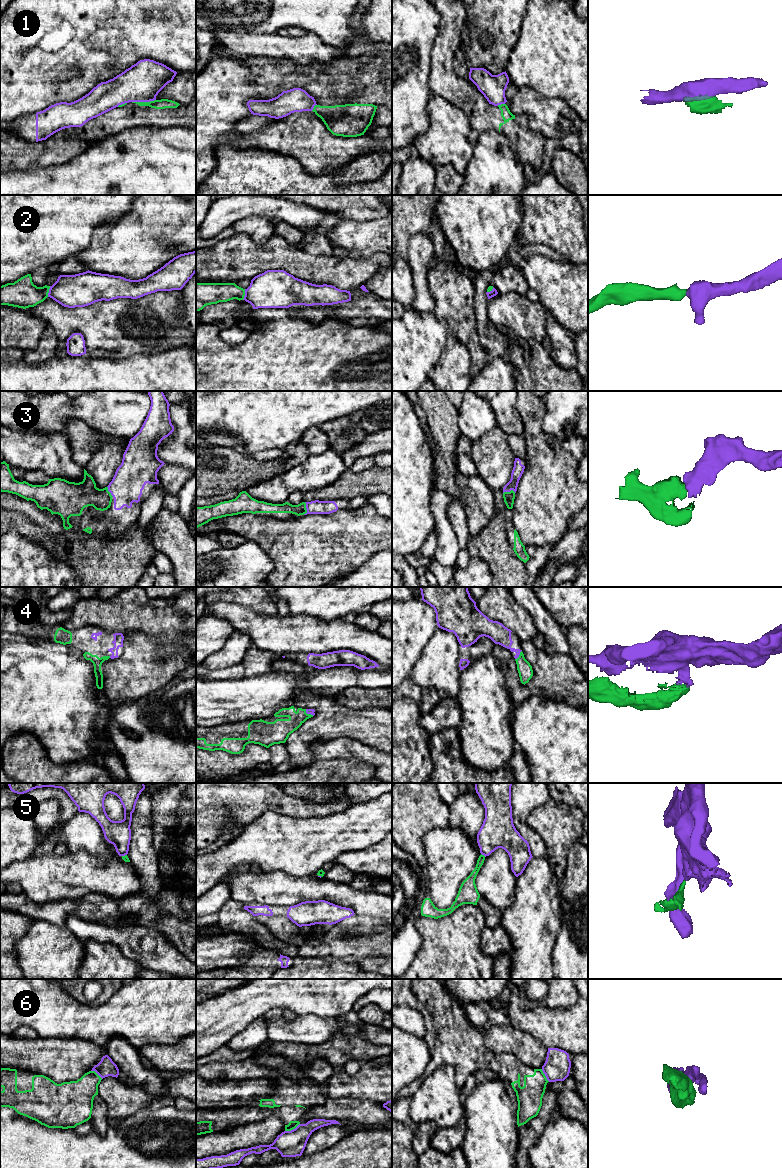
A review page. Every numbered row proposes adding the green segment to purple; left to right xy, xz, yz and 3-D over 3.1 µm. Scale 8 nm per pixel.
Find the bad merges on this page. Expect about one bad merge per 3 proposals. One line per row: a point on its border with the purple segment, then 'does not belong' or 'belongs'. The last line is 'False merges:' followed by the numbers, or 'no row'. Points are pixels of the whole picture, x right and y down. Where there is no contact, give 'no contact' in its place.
1: contact xy (143, 101); does not belong
2: contact xy (49, 291); belongs
3: contact xz (306, 508); belongs
4: contact yz (519, 654); belongs
5: contact yz (483, 854); does not belong
6: contact xz (293, 1129); does not belong
False merges: 1, 5, 6

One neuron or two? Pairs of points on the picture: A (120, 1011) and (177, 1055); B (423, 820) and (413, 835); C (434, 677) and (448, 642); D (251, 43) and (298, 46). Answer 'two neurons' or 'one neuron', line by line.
A: two neurons
B: one neuron
C: one neuron
D: one neuron

